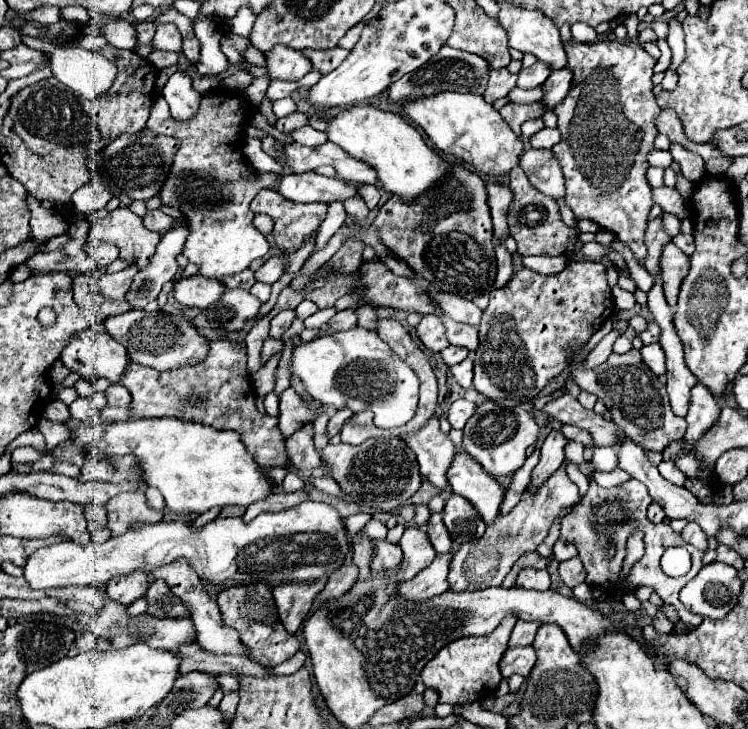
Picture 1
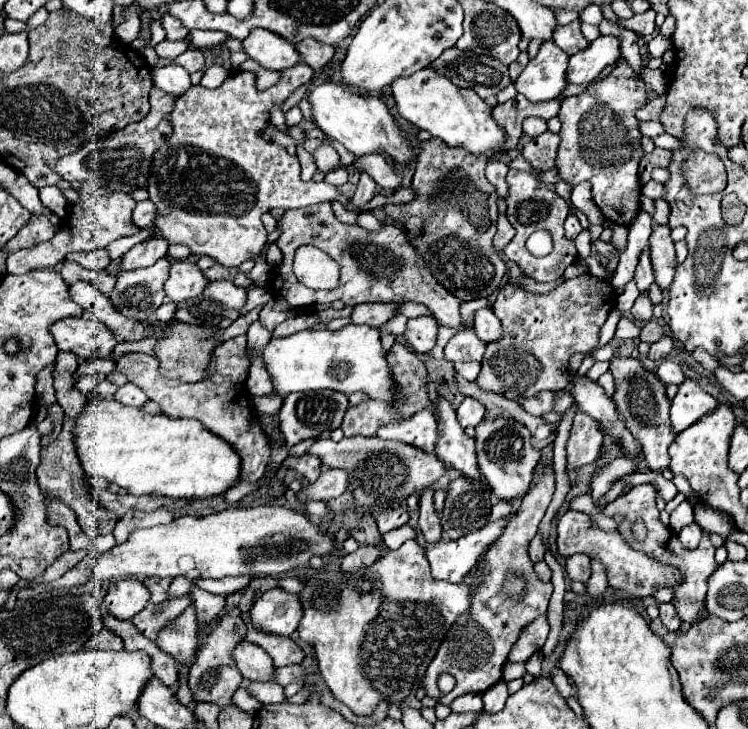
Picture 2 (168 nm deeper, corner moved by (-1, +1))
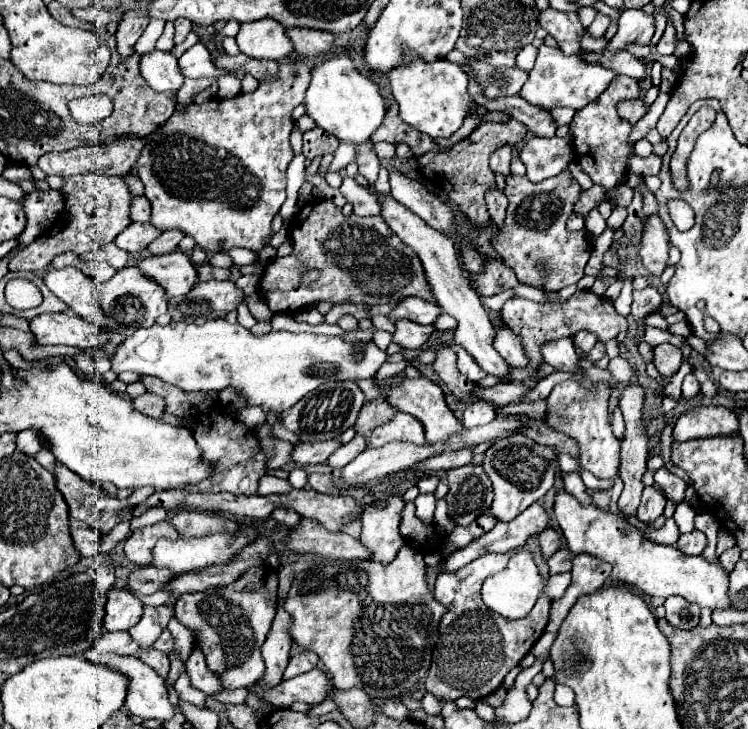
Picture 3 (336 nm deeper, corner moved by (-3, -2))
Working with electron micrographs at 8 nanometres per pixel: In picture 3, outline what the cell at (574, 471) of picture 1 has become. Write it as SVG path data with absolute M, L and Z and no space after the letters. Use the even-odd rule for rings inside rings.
M559 492L555 496L555 518L563 530L567 546L573 554L591 554L613 566L611 580L629 584L647 596L681 596L687 602L695 602L701 608L729 608L727 598L727 572L719 562L711 564L699 556L685 556L675 546L653 544L643 534L625 522L615 512L603 512L597 506L581 506L571 494Z

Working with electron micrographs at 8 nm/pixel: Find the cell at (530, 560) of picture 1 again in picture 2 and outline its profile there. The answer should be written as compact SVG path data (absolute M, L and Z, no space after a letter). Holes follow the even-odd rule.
M535 535L535 539L533 539L531 545L529 545L529 555L531 555L531 559L533 559L535 563L541 561L543 555L545 555L545 551L547 551L547 547L545 547L545 543L543 543L543 537L541 537L541 535Z

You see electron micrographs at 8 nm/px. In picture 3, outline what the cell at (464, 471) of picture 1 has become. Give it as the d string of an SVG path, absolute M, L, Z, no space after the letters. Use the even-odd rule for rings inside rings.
M405 378L397 388L391 388L391 390L383 390L383 384L375 384L373 380L361 380L357 384L365 398L367 400L373 400L375 396L381 396L385 394L389 398L389 402L399 408L401 412L407 412L411 416L417 416L421 420L421 424L425 426L425 432L427 432L427 442L429 444L435 444L435 442L447 442L453 434L459 434L463 430L463 424L455 418L455 414L449 410L447 402L445 402L445 396L443 396L443 390L431 382L429 378L419 378L419 380L411 380L411 378Z

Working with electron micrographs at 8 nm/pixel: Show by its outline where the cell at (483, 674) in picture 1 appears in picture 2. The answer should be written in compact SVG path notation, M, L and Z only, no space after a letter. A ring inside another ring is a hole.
M549 465L545 469L543 477L537 479L537 483L531 487L531 491L521 501L517 515L513 517L513 521L509 523L505 533L497 539L497 545L491 545L491 549L483 555L481 567L479 567L481 575L477 575L475 569L469 573L469 587L473 587L471 609L467 615L463 613L455 621L455 625L451 625L449 633L445 635L445 641L441 643L437 655L433 657L431 665L427 667L425 681L423 681L425 693L429 697L435 697L439 703L451 705L451 701L459 695L483 693L491 685L501 681L503 663L507 661L507 655L509 655L511 647L515 645L515 641L519 639L521 631L547 611L549 597L553 593L553 585L551 585L551 581L549 583L539 581L527 549L529 549L531 539L537 533L539 521L543 519L543 515L547 511L553 491L555 491L555 475L553 475L553 465ZM509 573L525 573L525 577L527 577L527 595L521 603L513 603L513 601L507 601L505 597L501 597L501 587ZM441 673L449 673L455 677L455 687L445 697L439 693L439 687L437 687L437 679Z

